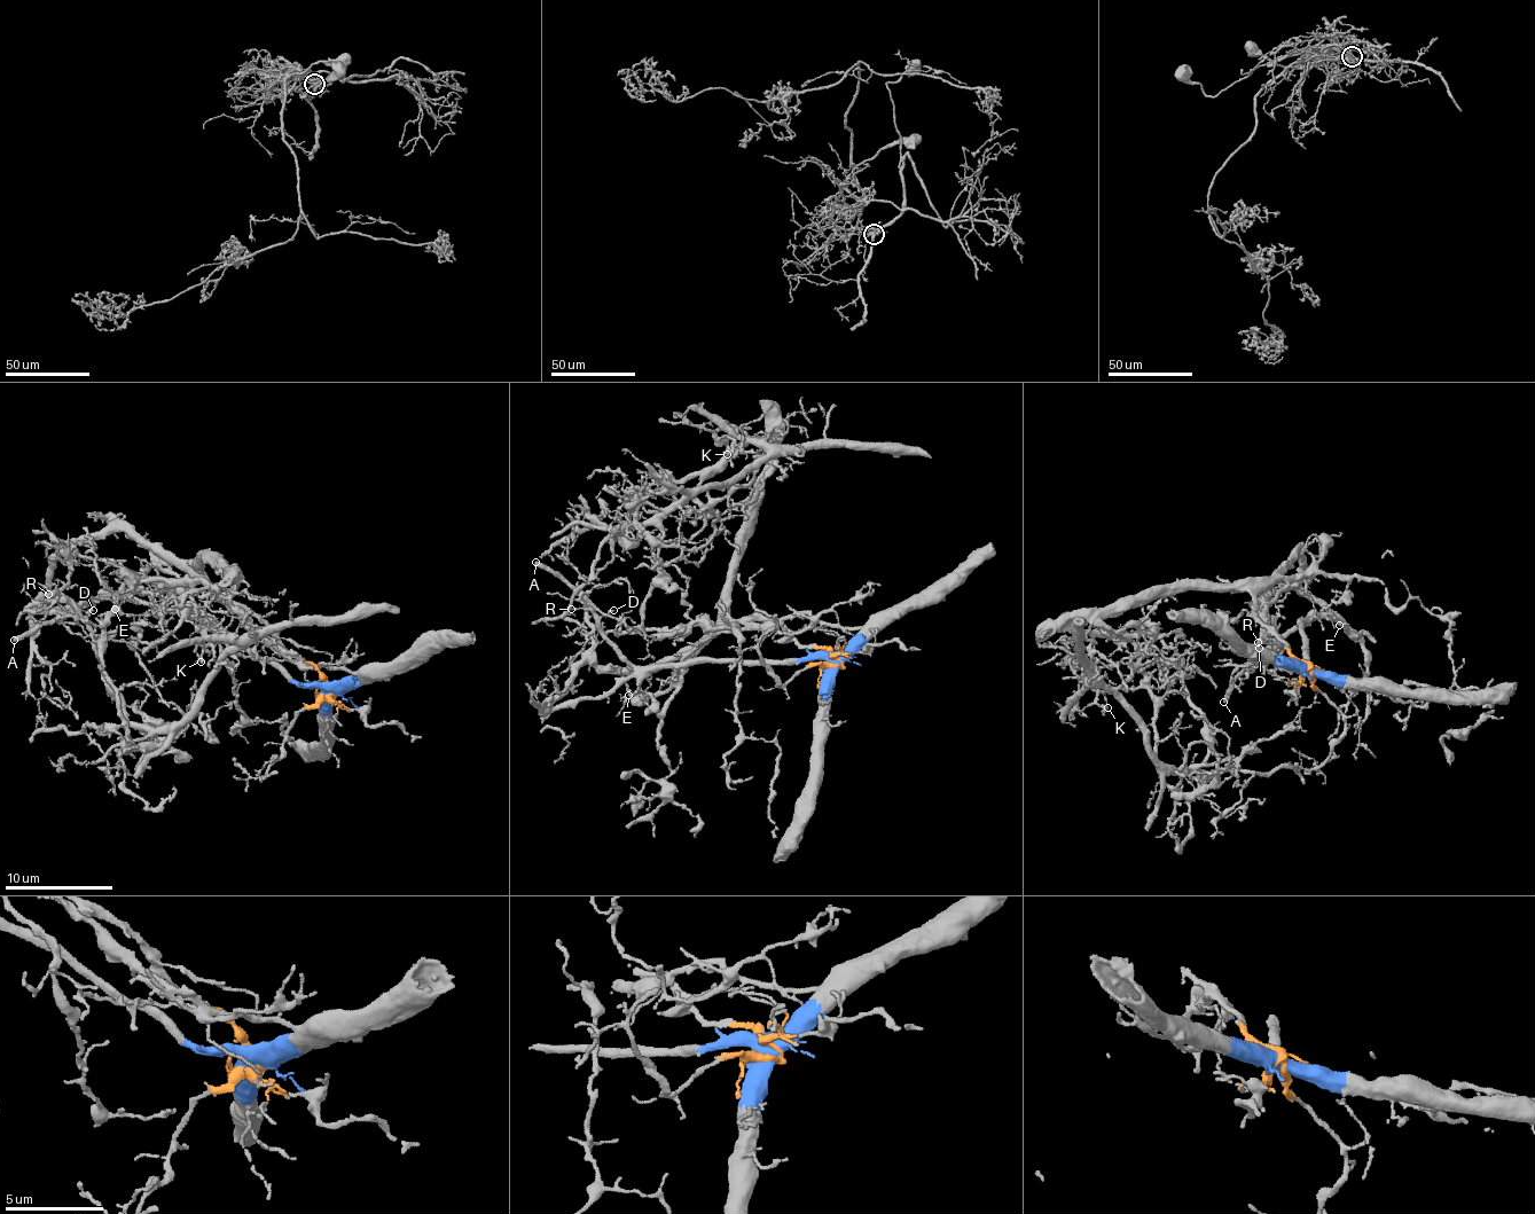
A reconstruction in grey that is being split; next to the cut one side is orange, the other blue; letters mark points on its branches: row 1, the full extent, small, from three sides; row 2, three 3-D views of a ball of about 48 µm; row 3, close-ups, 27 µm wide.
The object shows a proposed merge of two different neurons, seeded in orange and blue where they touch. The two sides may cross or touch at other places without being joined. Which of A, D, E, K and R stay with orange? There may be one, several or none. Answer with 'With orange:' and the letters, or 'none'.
With orange: K

